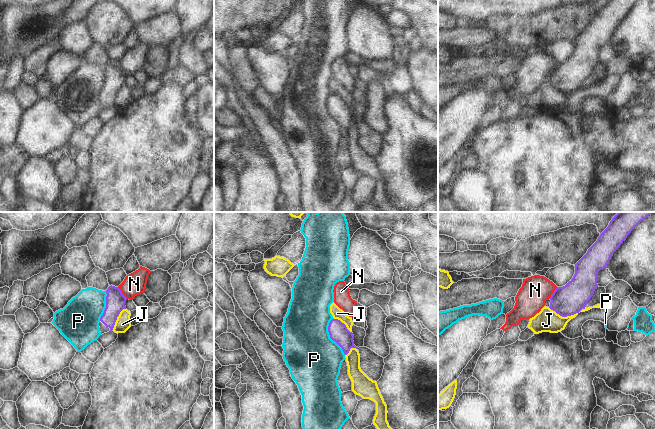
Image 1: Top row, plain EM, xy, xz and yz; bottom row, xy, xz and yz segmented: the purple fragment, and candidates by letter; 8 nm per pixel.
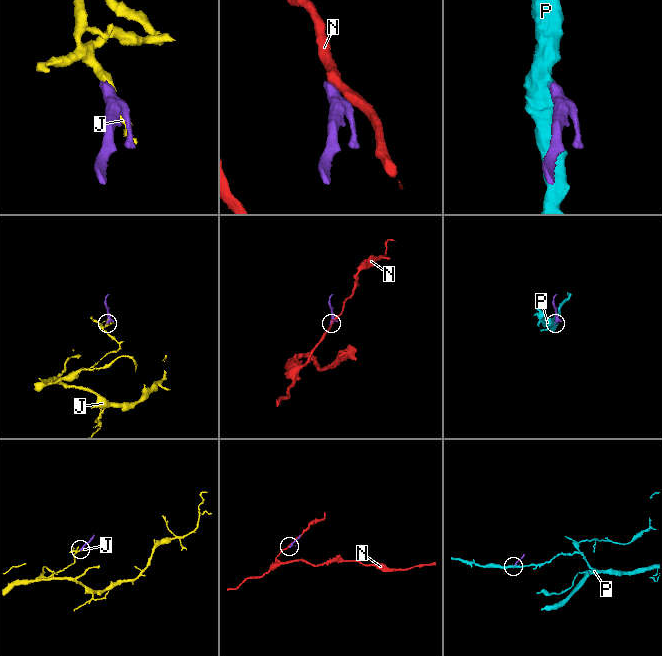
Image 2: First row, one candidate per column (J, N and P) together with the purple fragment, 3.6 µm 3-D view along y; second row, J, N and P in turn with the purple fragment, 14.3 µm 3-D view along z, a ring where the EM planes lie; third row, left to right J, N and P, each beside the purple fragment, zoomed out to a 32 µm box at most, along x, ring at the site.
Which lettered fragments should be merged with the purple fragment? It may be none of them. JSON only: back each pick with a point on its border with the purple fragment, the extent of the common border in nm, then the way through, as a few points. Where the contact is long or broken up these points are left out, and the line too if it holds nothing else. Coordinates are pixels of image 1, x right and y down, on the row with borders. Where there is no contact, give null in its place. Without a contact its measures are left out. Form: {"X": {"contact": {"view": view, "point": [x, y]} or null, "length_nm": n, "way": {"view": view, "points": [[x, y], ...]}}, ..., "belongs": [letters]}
{"belongs": []}

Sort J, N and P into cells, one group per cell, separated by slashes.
J / N / P

